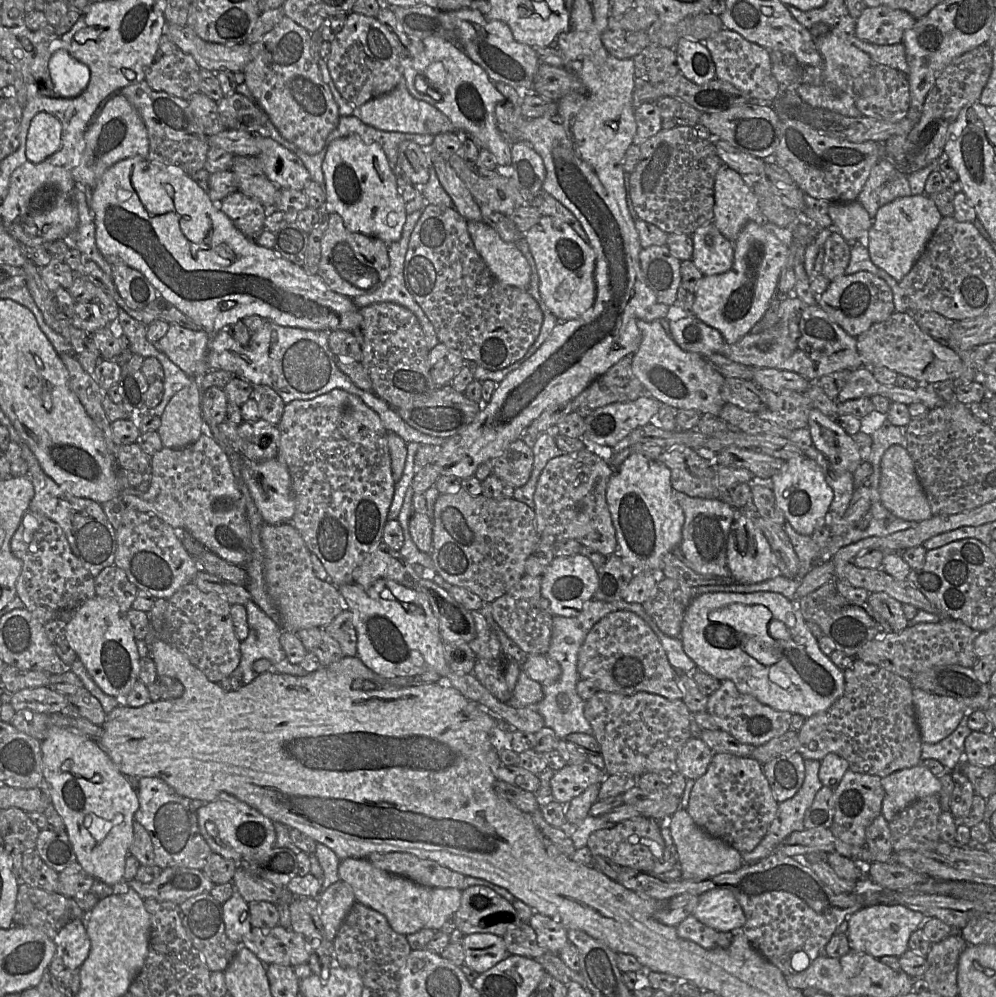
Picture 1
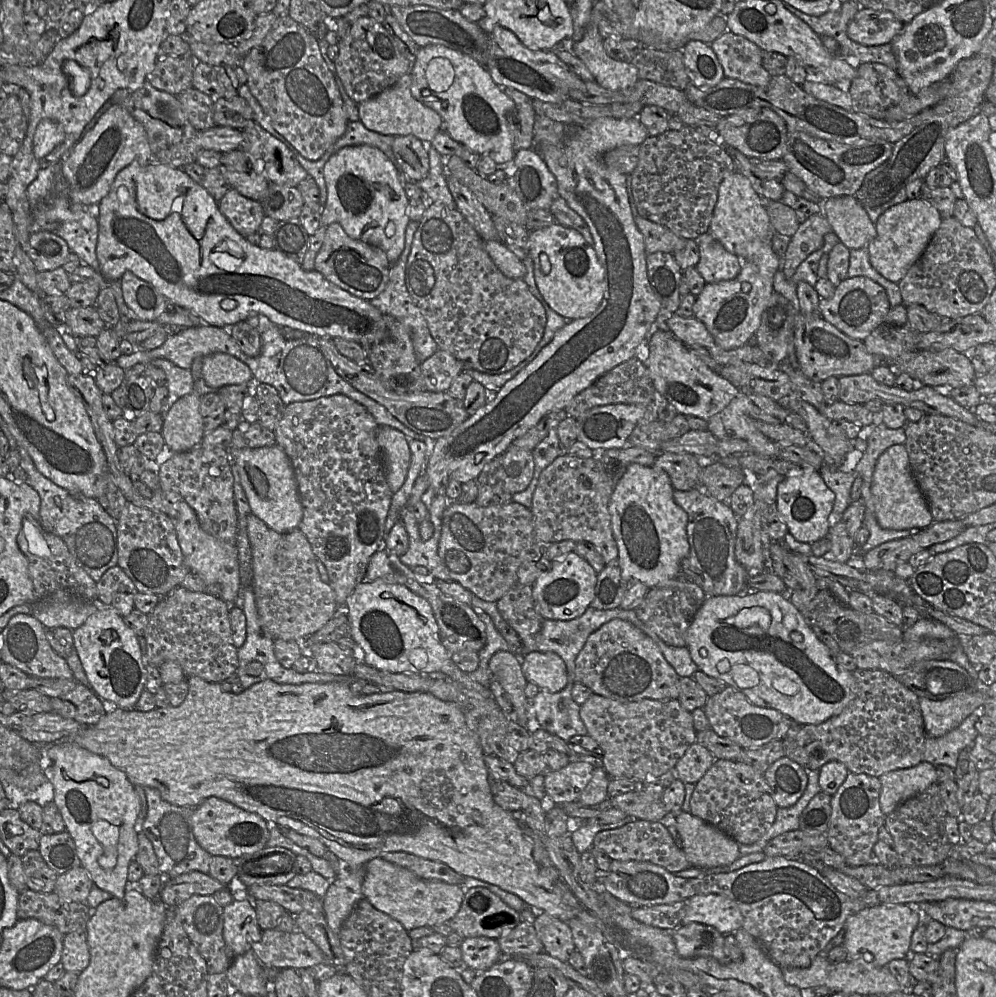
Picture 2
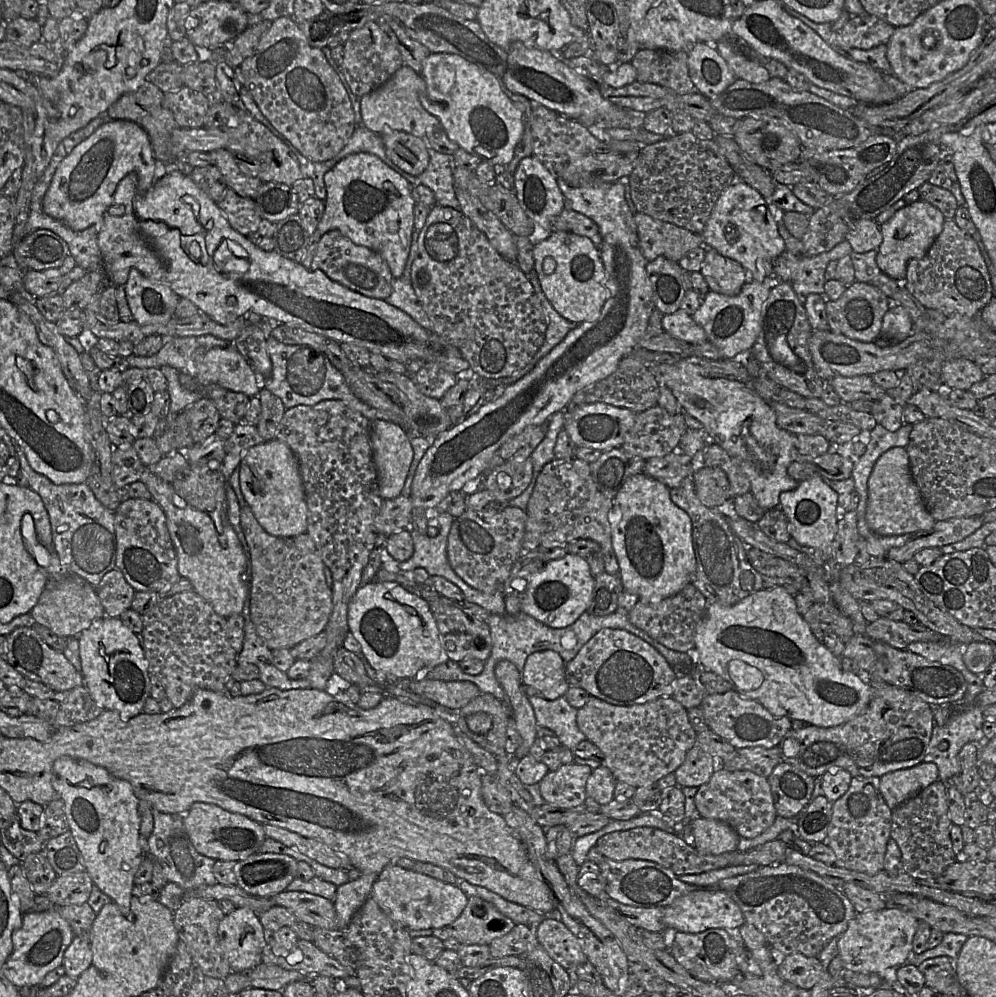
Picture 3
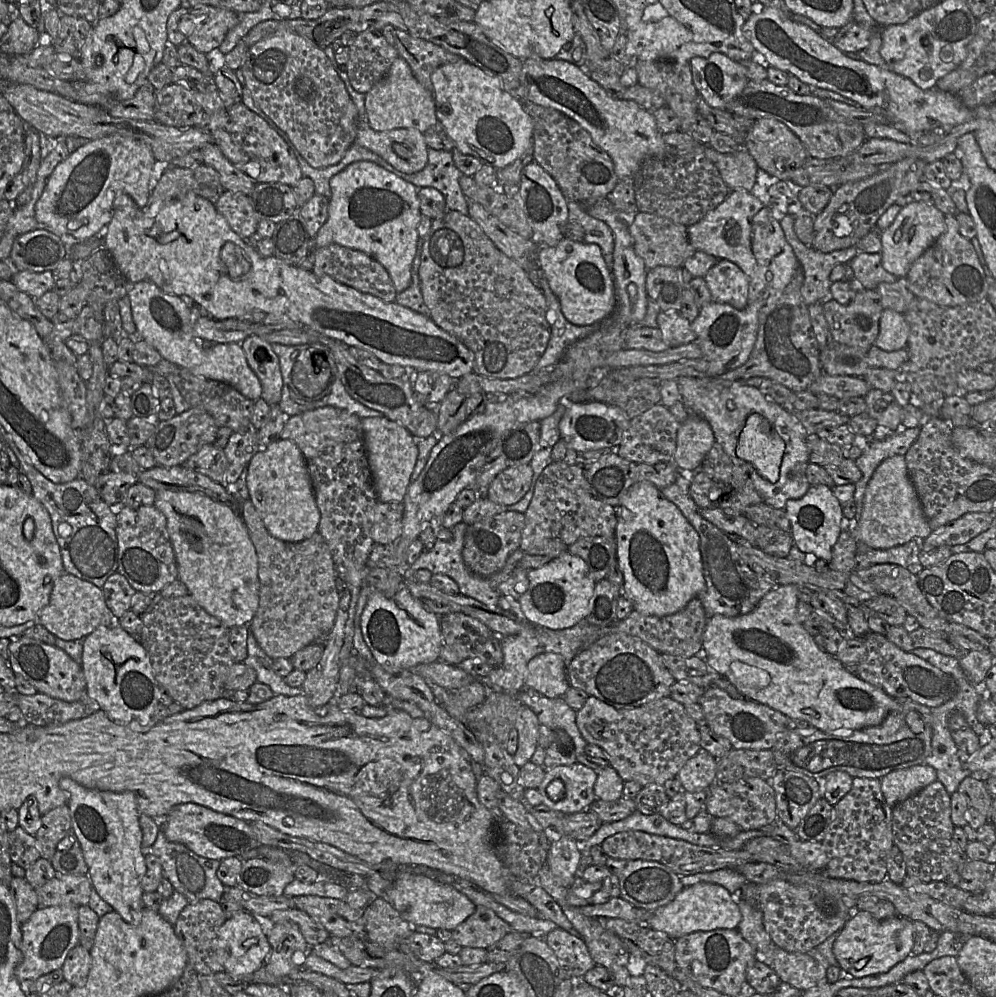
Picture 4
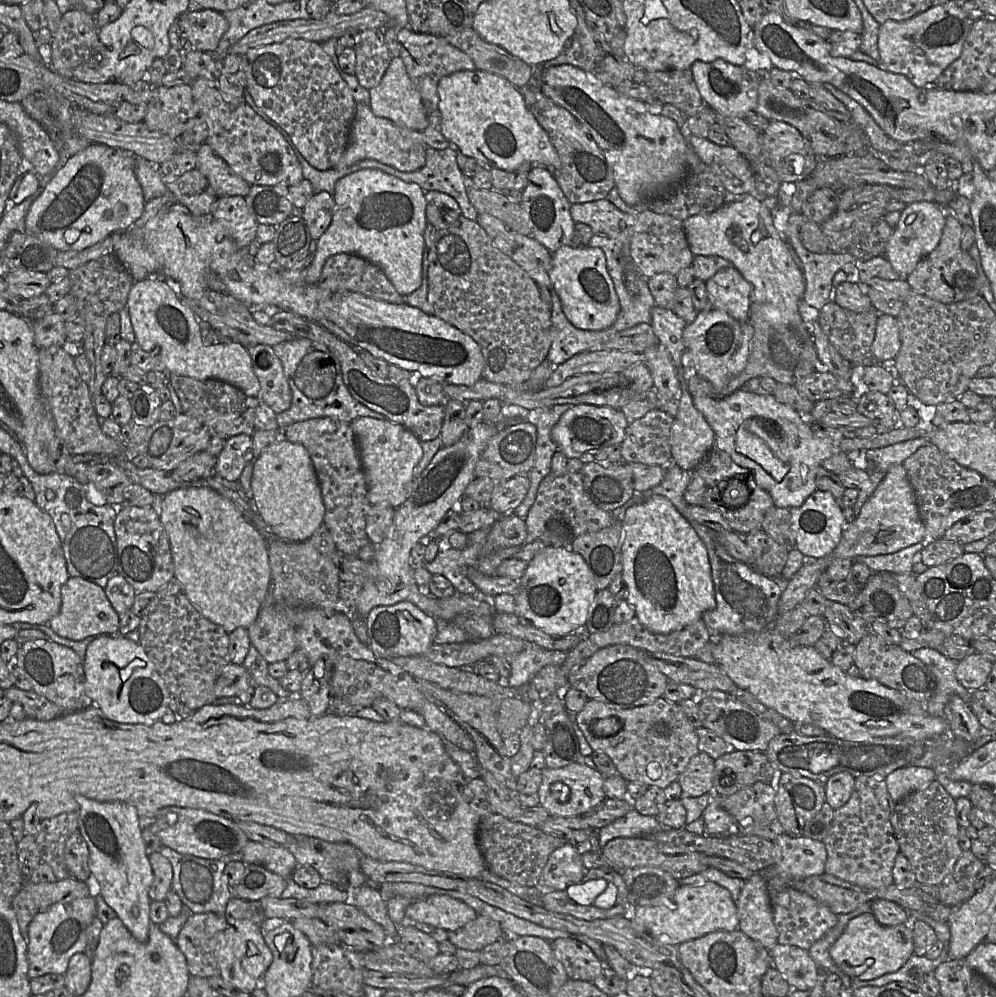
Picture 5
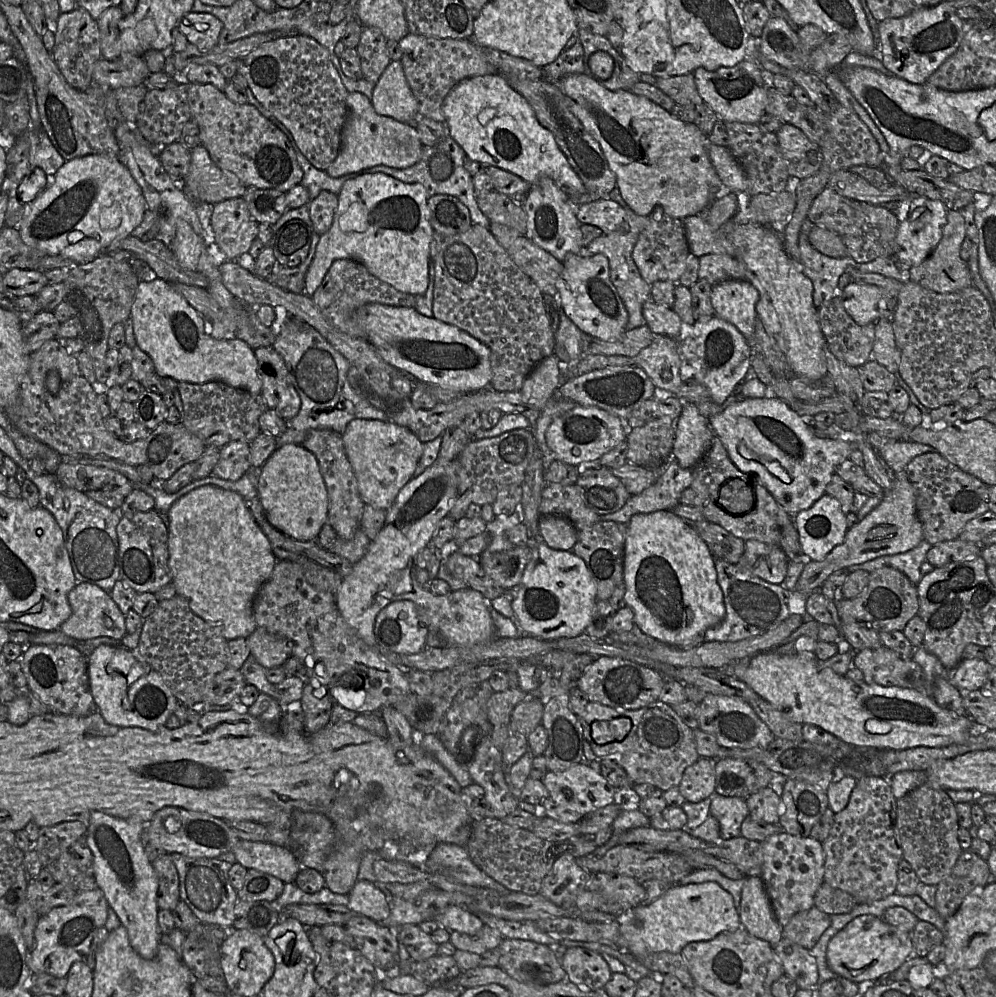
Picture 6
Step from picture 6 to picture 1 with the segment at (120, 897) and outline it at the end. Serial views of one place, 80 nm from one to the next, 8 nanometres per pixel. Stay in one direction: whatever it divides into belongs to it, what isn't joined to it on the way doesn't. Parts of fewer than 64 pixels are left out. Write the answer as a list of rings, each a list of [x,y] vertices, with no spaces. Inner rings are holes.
[[[53,727],[50,729],[47,738],[41,741],[41,753],[42,753],[42,773],[43,779],[49,784],[50,787],[50,803],[54,806],[57,813],[61,816],[64,824],[65,831],[69,837],[72,844],[73,850],[76,855],[77,862],[82,866],[82,868],[89,873],[93,878],[99,879],[102,882],[115,886],[121,881],[125,881],[124,870],[125,870],[125,860],[129,853],[129,848],[133,842],[133,822],[134,814],[139,808],[139,798],[137,793],[131,787],[126,776],[117,768],[108,754],[99,746],[99,744],[82,734],[73,733],[67,729]]]

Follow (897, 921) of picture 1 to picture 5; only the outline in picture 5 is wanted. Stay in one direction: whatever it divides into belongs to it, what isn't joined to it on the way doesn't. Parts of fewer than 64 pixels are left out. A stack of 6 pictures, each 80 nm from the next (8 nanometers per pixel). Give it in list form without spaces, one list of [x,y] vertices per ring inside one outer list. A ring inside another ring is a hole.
[[[863,913],[850,920],[829,952],[834,963],[853,981],[873,980],[895,972],[914,954],[912,920],[897,926],[883,926],[873,913]]]

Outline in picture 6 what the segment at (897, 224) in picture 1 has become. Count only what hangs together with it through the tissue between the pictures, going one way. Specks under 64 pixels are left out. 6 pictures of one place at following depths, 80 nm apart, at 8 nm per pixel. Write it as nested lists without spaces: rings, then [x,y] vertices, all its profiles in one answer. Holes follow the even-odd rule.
[[[912,196],[907,216],[898,226],[894,259],[912,267],[928,258],[942,239],[947,213],[939,200]]]

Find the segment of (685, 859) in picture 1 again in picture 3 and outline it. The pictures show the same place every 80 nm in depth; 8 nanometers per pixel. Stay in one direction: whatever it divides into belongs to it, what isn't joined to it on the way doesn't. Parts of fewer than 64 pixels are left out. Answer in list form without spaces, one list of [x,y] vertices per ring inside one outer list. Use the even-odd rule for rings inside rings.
[[[702,817],[688,821],[692,831],[692,846],[698,851],[719,855],[737,850],[740,837],[728,824]]]

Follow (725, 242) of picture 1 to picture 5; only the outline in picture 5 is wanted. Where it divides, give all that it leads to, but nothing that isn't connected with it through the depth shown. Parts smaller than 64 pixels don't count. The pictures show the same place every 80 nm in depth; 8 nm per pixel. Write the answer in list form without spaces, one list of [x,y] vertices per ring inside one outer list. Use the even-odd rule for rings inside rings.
[[[736,267],[720,269],[705,284],[714,309],[724,311],[740,322],[749,321],[752,286]]]

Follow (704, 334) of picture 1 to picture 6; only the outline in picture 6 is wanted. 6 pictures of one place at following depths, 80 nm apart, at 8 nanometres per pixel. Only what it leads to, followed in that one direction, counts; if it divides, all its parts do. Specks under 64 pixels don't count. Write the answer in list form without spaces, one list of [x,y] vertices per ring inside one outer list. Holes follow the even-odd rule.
[[[650,299],[643,305],[642,314],[654,335],[679,339],[682,320],[672,308],[659,305]]]

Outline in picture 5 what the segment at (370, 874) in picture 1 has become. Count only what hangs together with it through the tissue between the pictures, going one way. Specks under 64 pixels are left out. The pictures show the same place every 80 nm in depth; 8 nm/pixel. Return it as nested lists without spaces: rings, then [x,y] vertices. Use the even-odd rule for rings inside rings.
[[[443,894],[415,899],[405,910],[408,921],[423,922],[447,931],[459,929],[477,916],[464,902]]]

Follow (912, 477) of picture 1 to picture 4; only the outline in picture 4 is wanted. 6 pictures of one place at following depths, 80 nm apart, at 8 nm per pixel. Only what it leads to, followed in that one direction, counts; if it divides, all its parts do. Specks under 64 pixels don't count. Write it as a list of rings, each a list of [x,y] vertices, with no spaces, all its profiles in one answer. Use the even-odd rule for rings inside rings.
[[[905,456],[886,458],[875,469],[868,482],[863,510],[853,538],[870,548],[886,550],[904,545],[912,540],[921,541],[932,532],[923,513],[920,500],[908,475]]]

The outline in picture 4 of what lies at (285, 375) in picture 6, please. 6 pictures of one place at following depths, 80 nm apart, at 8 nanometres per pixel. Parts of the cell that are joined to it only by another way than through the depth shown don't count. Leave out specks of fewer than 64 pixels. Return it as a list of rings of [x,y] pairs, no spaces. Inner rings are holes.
[[[258,335],[248,336],[241,342],[250,368],[258,376],[263,399],[268,405],[278,405],[282,396],[283,378],[278,356],[271,344]]]

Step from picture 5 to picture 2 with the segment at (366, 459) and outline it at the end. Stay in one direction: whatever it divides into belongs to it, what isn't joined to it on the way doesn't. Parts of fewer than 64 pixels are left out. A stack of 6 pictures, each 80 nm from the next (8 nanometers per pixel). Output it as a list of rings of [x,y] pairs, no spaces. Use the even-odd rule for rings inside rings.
[[[379,426],[378,443],[383,454],[386,480],[394,494],[405,482],[410,467],[409,439],[395,428]]]

